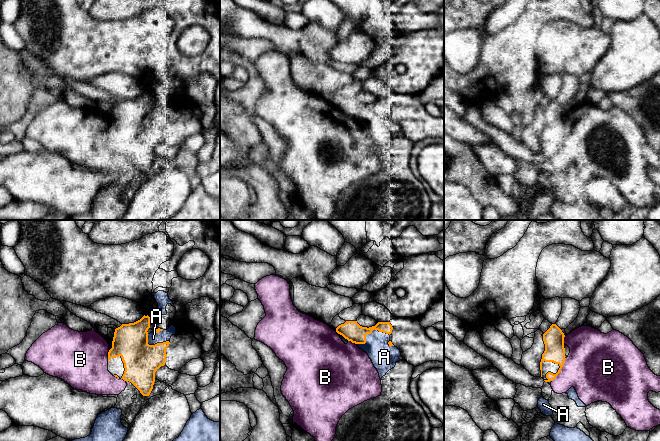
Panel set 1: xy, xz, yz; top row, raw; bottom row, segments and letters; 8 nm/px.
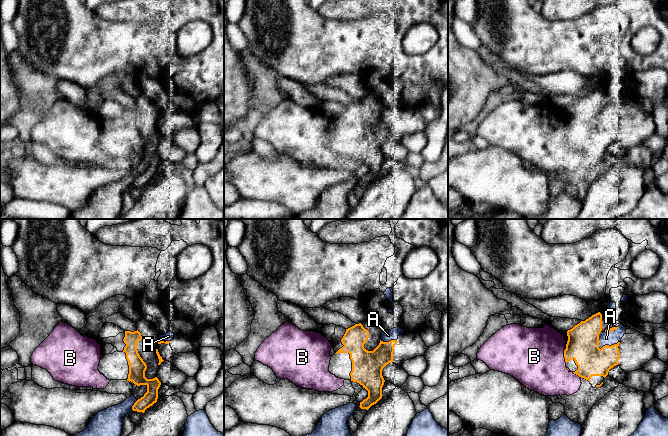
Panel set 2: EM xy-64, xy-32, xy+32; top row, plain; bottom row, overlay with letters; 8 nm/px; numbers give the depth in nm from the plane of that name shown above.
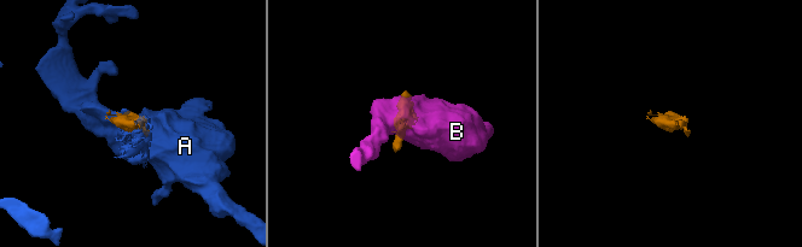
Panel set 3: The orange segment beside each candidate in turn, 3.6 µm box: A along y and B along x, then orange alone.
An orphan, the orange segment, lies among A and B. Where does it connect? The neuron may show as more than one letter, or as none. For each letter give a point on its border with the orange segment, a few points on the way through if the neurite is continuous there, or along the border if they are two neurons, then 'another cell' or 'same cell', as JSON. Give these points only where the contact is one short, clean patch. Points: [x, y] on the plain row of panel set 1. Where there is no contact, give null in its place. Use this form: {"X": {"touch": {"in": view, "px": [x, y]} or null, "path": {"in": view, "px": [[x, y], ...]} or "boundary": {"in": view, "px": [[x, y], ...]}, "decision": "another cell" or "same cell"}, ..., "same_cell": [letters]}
{"A": {"touch": {"in": "xz", "px": [369, 109]}, "decision": "another cell"}, "B": {"touch": {"in": "yz", "px": [560, 146]}, "boundary": {"in": "yz", "px": [[566, 134], [560, 148], [552, 157]]}, "decision": "another cell"}, "same_cell": []}

